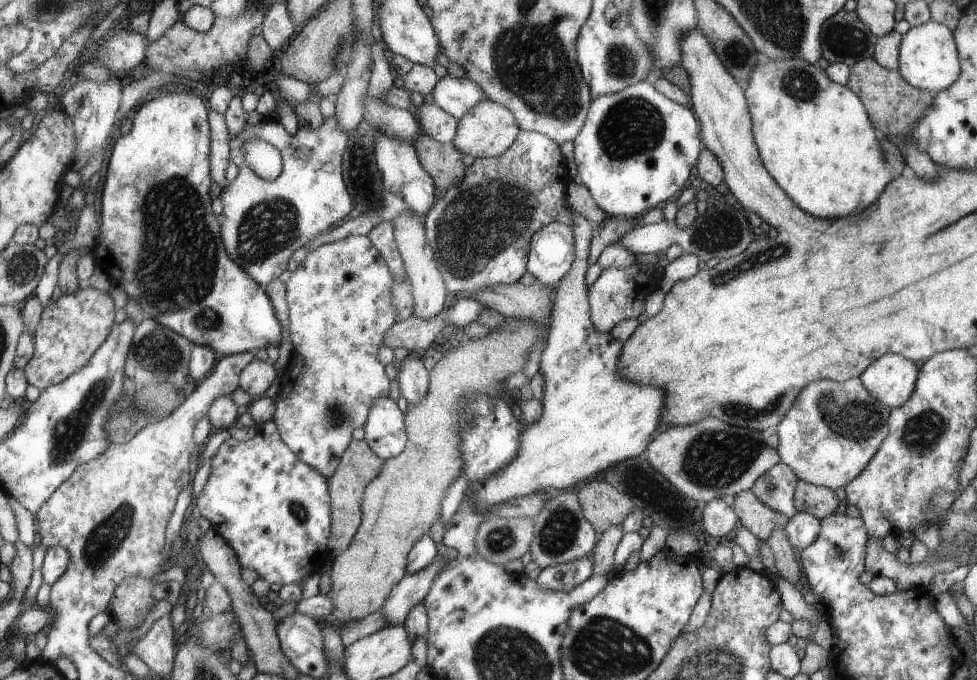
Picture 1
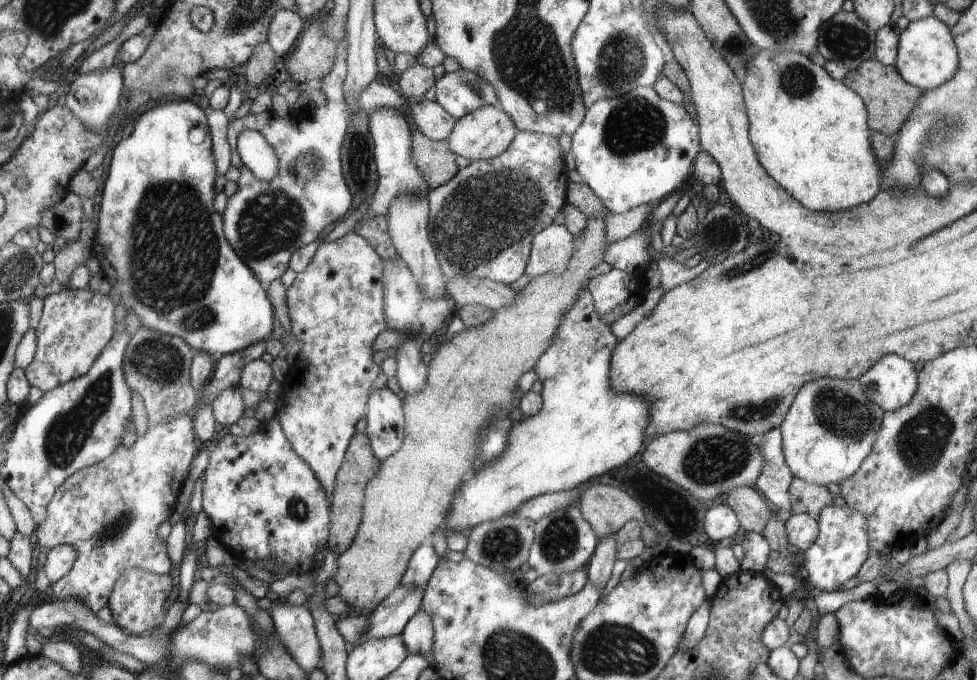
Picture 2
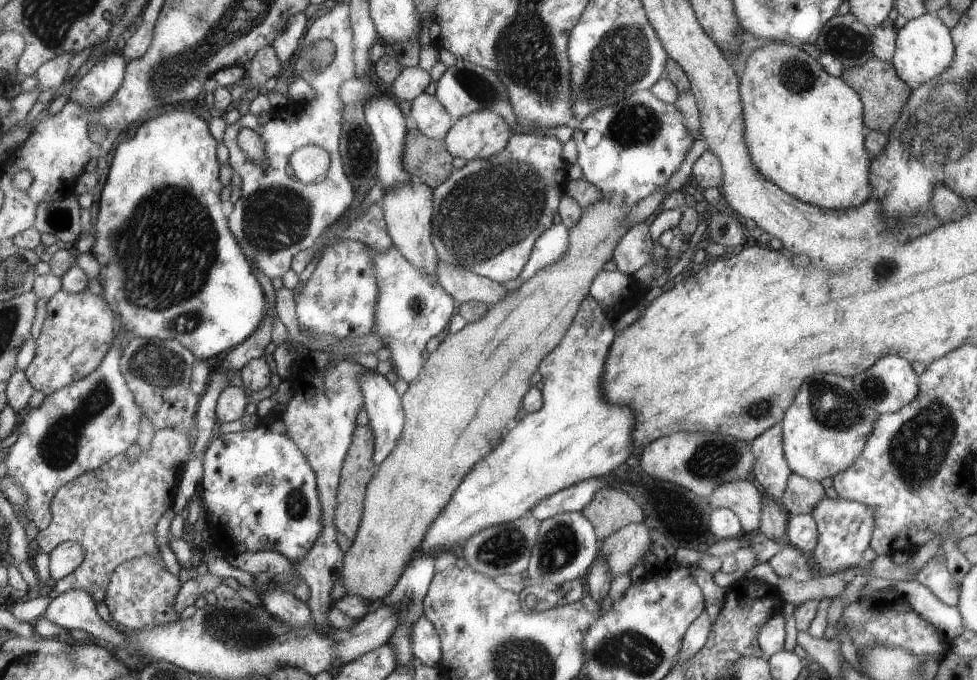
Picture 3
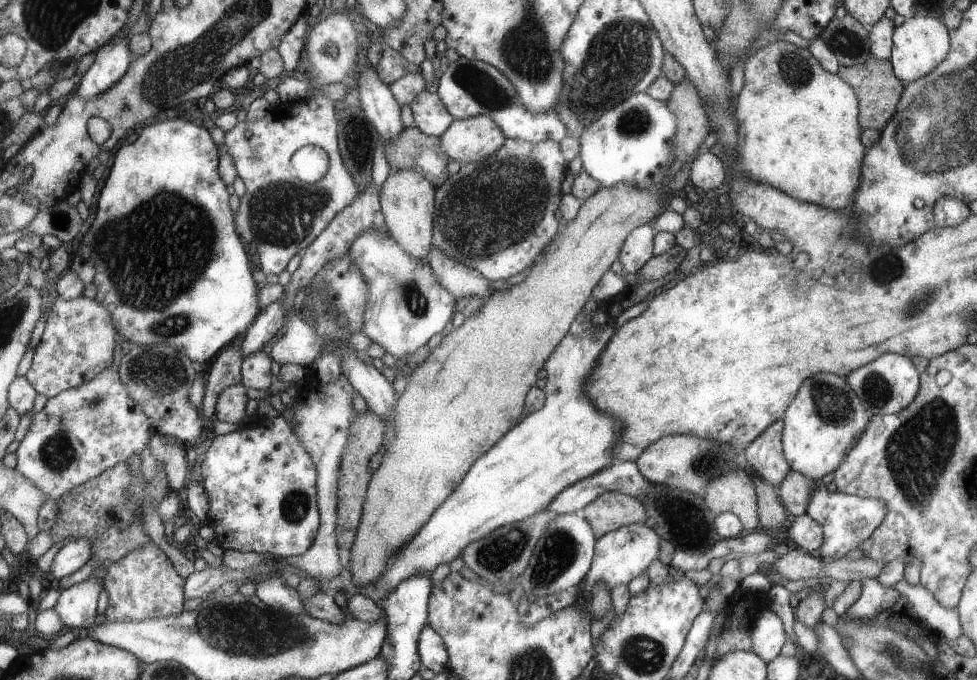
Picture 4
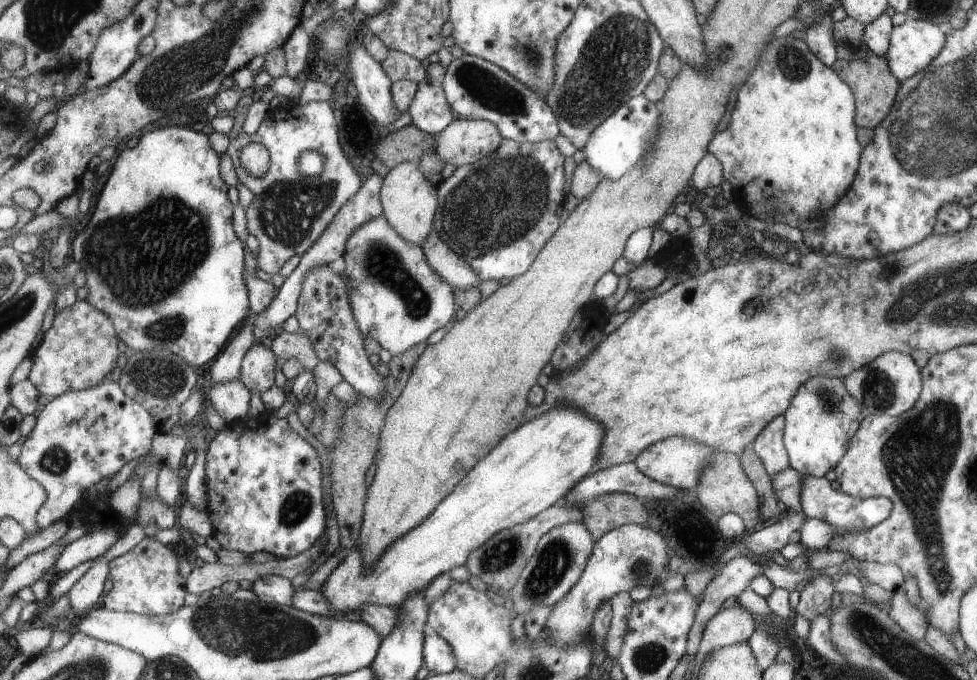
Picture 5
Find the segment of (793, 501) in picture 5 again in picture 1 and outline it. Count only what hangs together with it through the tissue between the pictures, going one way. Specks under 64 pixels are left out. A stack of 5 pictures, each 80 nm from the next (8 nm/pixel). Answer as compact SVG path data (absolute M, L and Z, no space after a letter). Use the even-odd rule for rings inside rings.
M798 480L794 490L797 513L807 513L817 519L836 510L839 500L830 488L815 486Z

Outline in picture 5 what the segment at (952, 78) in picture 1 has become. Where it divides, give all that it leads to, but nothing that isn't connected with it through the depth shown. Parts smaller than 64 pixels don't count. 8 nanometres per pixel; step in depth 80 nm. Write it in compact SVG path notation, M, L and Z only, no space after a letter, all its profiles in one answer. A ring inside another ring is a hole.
M906 19L901 25L892 27L887 53L888 69L900 83L929 65L939 54L946 41L945 27L921 19Z

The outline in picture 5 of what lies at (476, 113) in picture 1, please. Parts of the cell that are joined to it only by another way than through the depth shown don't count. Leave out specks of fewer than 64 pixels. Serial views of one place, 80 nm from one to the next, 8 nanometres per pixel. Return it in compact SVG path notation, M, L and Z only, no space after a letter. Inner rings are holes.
M453 119L435 137L436 155L456 168L479 161L503 140L499 128L485 119Z

